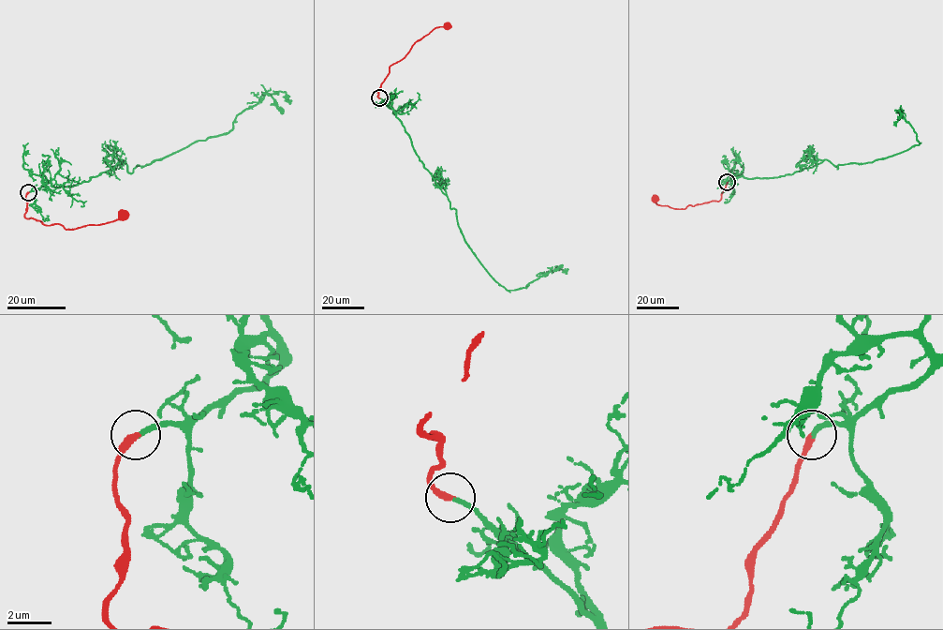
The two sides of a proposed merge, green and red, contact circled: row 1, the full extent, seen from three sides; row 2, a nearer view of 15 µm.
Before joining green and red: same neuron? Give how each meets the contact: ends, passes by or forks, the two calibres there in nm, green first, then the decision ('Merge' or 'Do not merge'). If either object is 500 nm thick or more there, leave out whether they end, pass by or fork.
At the ring green ends. At the ring red ends. Thickness 200 nm (green) against 320 nm. Merge

